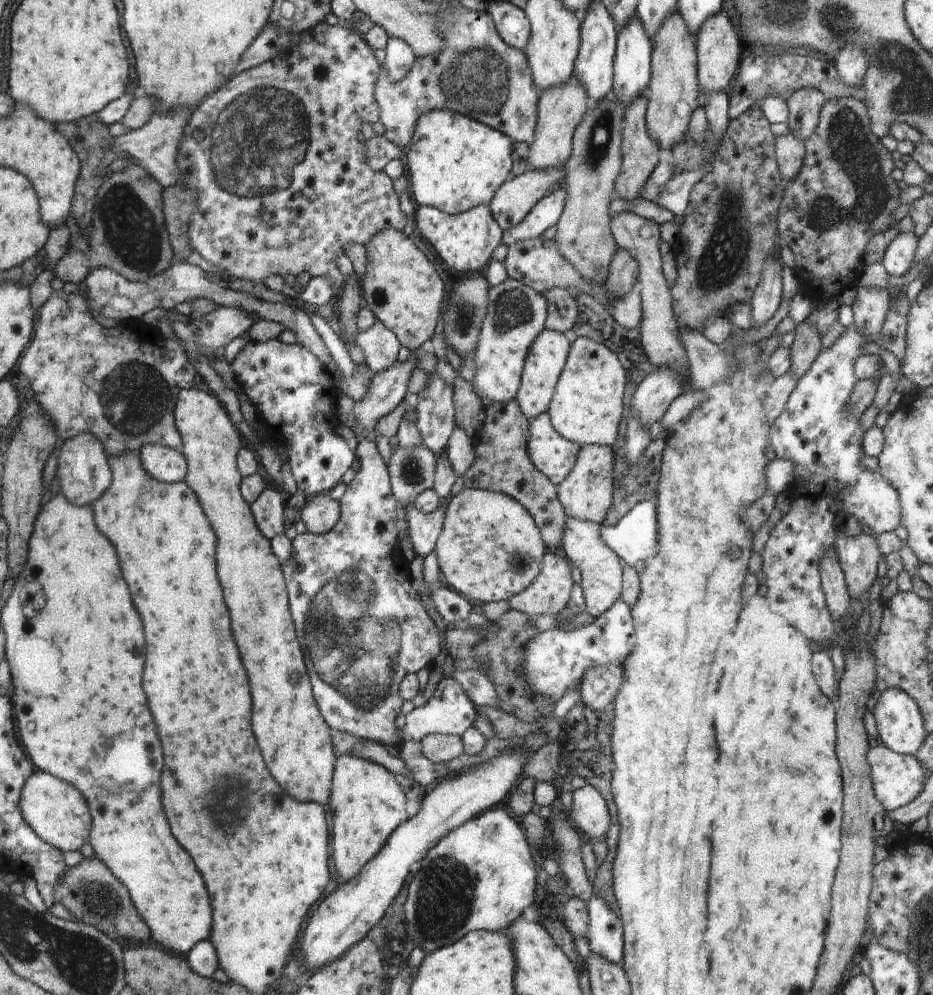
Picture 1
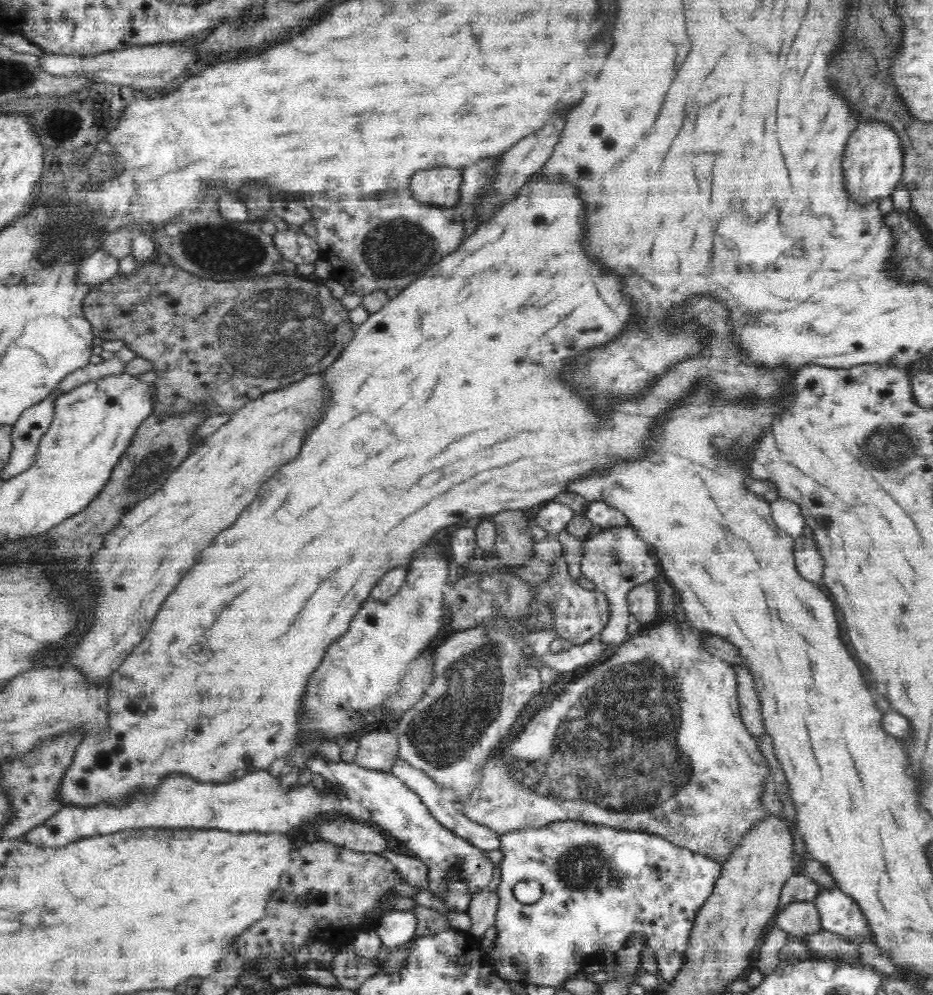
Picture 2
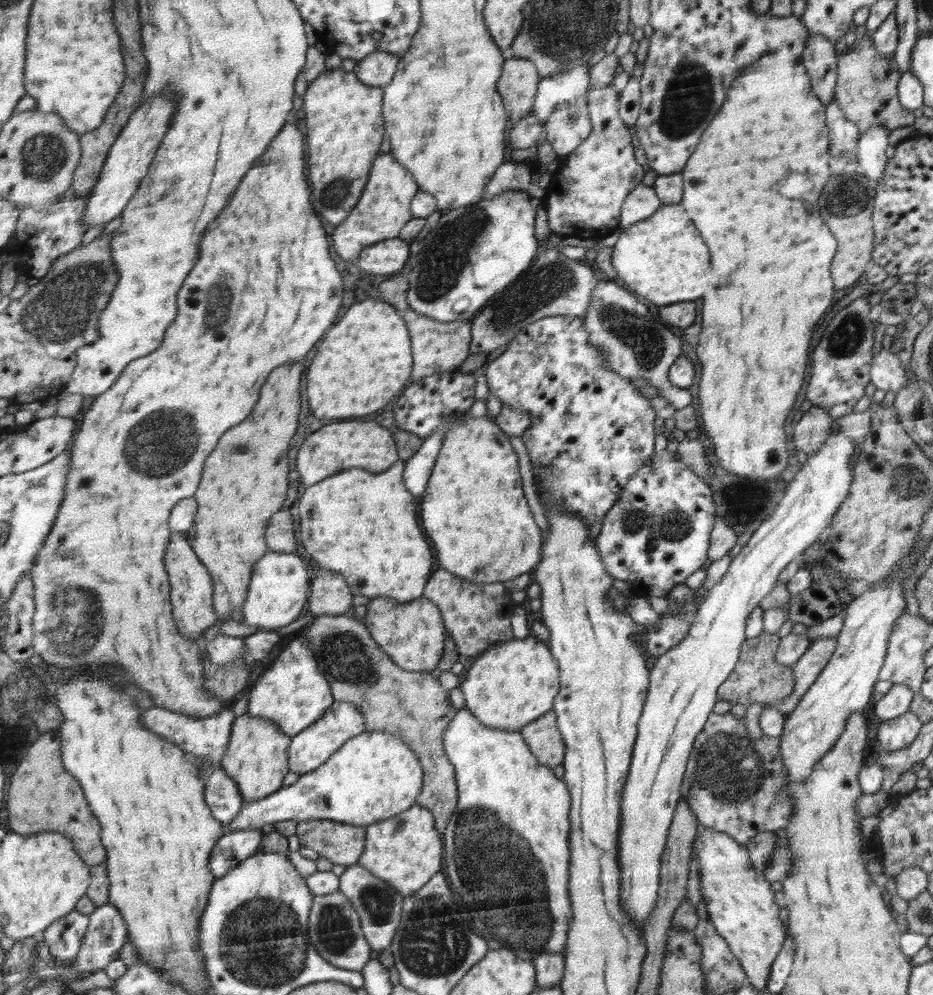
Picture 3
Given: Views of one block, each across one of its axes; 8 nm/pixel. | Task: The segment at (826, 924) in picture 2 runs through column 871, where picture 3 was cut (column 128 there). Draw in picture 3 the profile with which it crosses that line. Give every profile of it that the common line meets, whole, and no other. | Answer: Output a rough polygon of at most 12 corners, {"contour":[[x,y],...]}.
{"contour":[[114,904],[91,915],[74,972],[96,974],[130,941]]}

